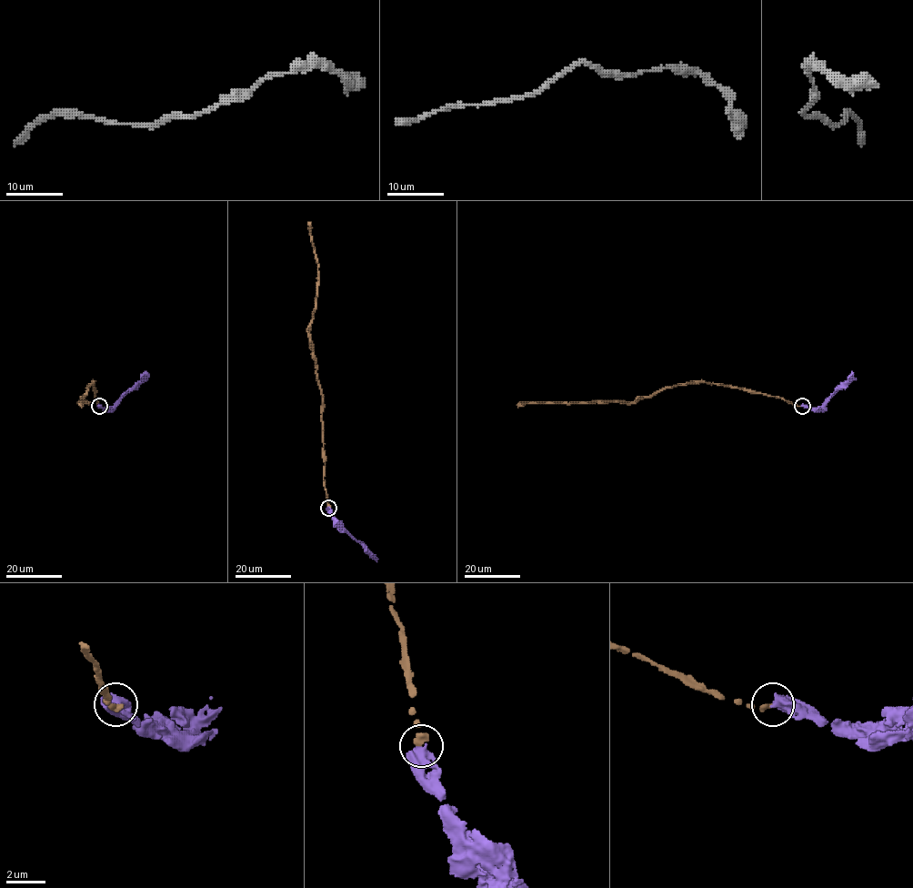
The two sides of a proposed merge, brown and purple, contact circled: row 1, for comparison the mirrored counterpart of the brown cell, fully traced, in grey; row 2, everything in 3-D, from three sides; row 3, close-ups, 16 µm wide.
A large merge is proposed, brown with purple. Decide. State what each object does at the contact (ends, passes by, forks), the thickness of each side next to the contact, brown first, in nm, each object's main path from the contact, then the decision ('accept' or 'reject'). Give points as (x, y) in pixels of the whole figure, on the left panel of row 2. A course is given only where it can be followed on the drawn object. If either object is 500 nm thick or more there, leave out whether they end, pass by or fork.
280/700 nm | brown via (99, 406), (93, 382), (80, 402), (88, 403), (79, 405) | purple via (99, 406), (103, 408), (113, 407), (149, 375) | accept

